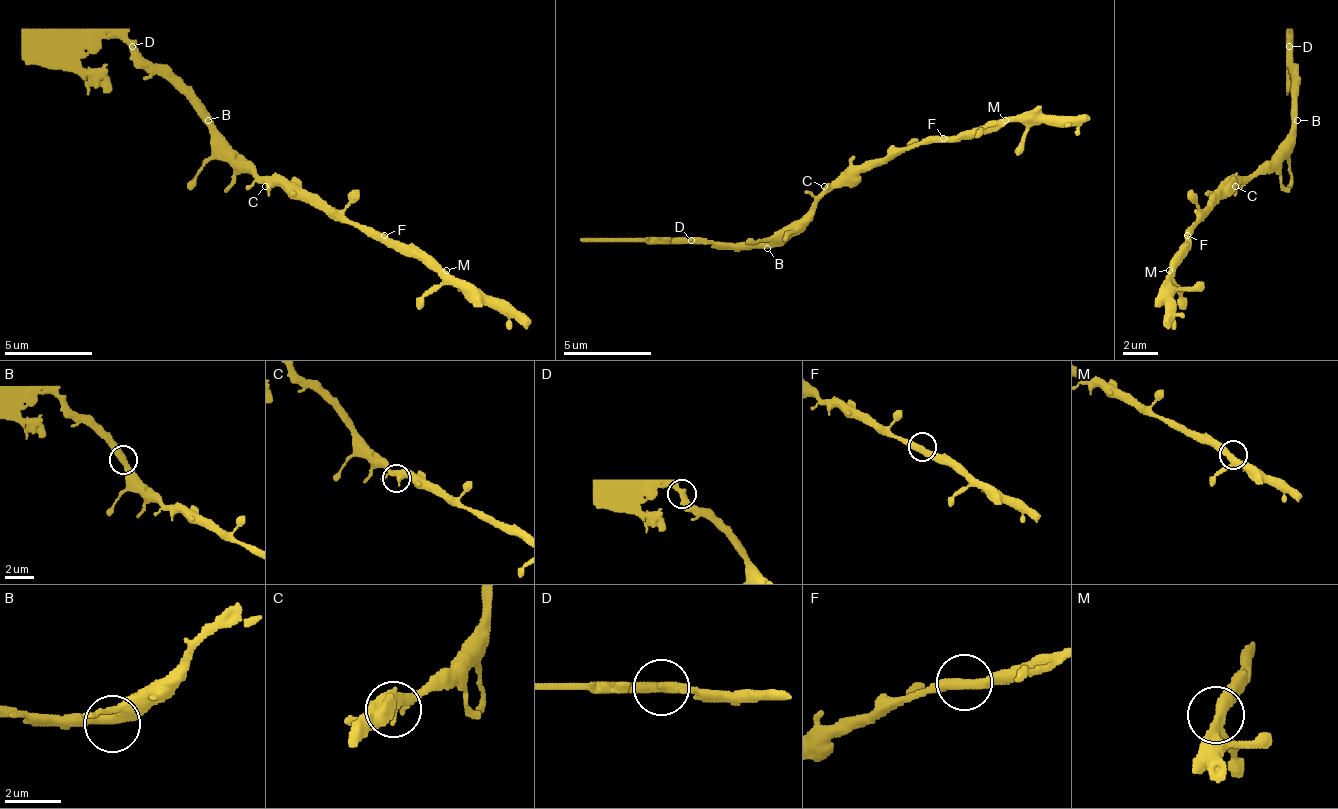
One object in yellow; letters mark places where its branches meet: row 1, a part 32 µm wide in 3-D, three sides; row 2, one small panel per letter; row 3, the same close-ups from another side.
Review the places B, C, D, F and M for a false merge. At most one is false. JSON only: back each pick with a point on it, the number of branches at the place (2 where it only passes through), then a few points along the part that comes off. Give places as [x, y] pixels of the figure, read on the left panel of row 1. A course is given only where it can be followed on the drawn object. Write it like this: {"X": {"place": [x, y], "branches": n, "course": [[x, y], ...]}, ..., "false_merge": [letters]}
{"D": {"place": [132, 46], "branches": 2, "course": [[133, 45], [115, 36], [45, 36], [22, 58]]}, "false_merge": ["D"]}

